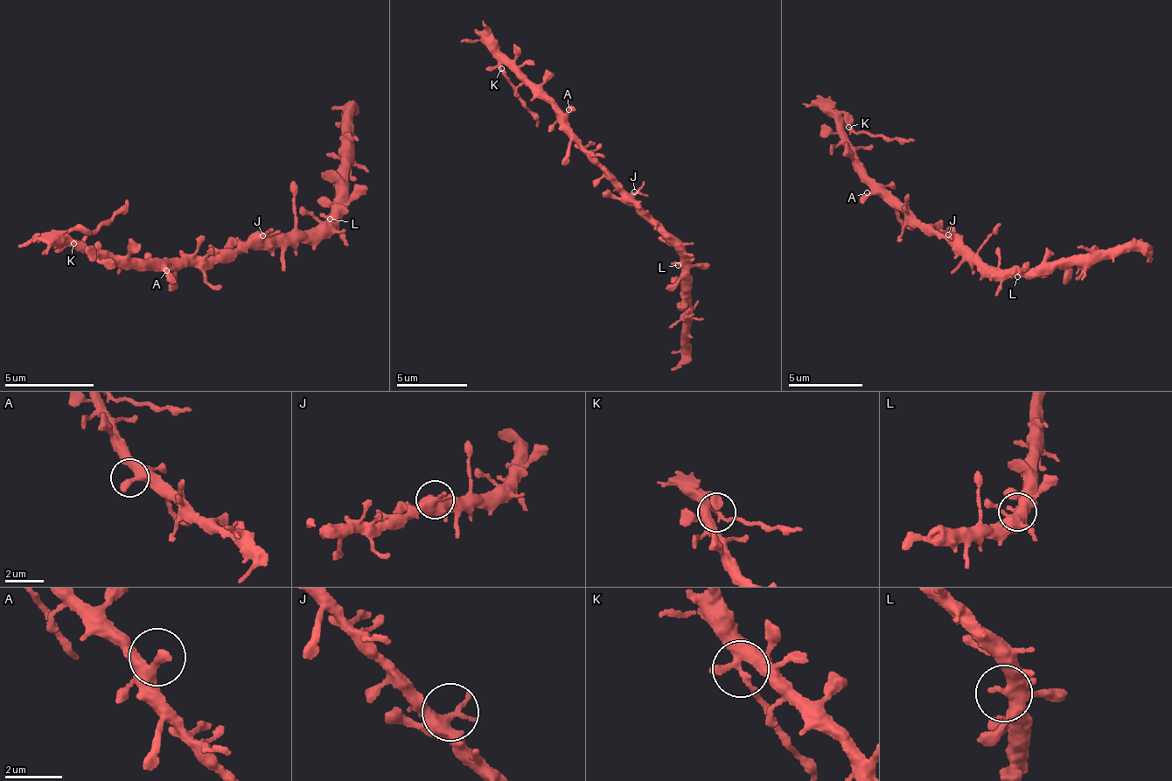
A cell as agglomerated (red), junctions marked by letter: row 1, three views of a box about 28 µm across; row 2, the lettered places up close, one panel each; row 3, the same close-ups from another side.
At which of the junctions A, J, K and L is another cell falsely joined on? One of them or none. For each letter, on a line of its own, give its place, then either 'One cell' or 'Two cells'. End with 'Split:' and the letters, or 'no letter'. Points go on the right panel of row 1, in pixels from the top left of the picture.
A: Place: (867, 192). One cell
J: Place: (948, 234). One cell
K: Place: (848, 127). Two cells
L: Place: (1017, 276). One cell
Split: K

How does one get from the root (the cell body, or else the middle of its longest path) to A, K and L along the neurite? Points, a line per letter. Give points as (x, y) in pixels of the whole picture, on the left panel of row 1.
A: (239, 248), (238, 252), (183, 269), (169, 262), (166, 270)
K: (239, 248), (169, 273), (139, 259), (122, 261), (74, 244)
L: (239, 248), (279, 233), (283, 234), (298, 229), (303, 232), (330, 219)

